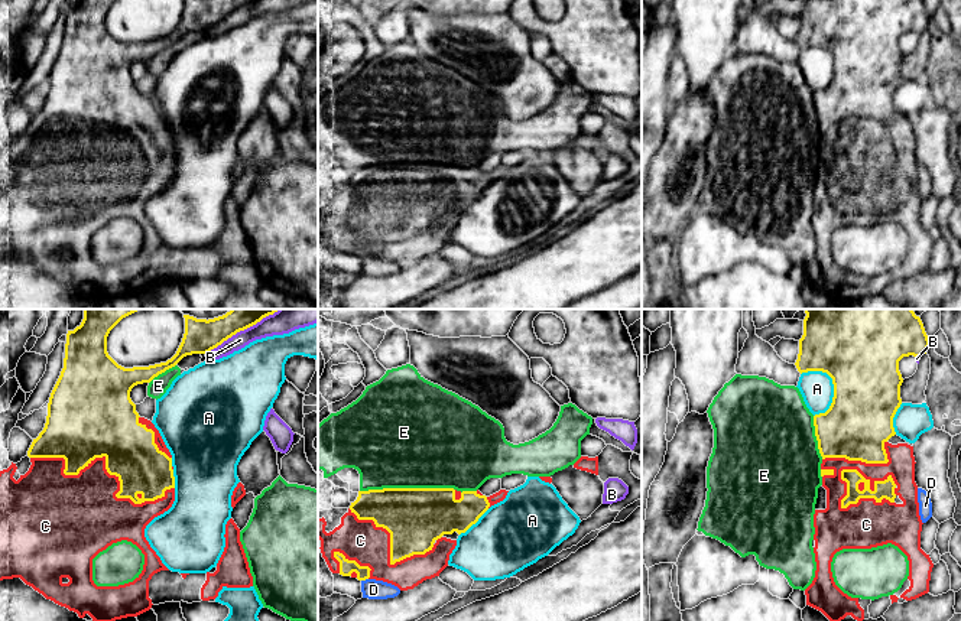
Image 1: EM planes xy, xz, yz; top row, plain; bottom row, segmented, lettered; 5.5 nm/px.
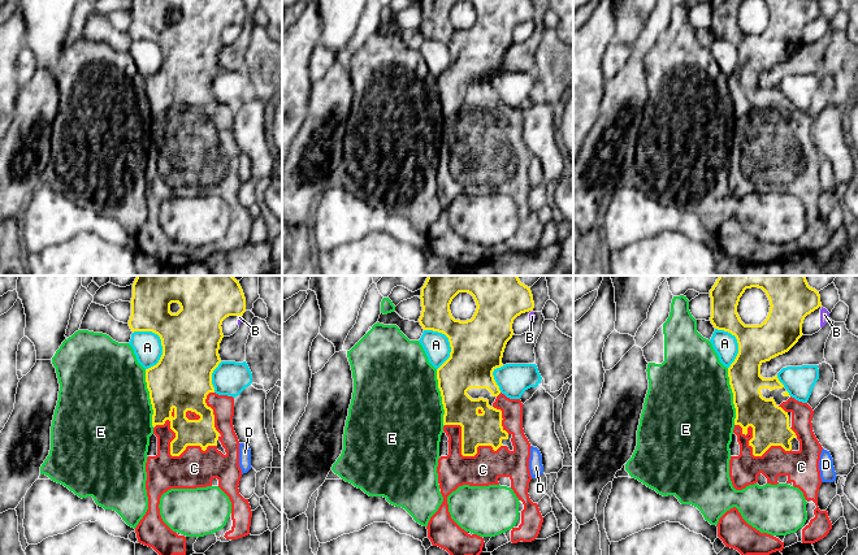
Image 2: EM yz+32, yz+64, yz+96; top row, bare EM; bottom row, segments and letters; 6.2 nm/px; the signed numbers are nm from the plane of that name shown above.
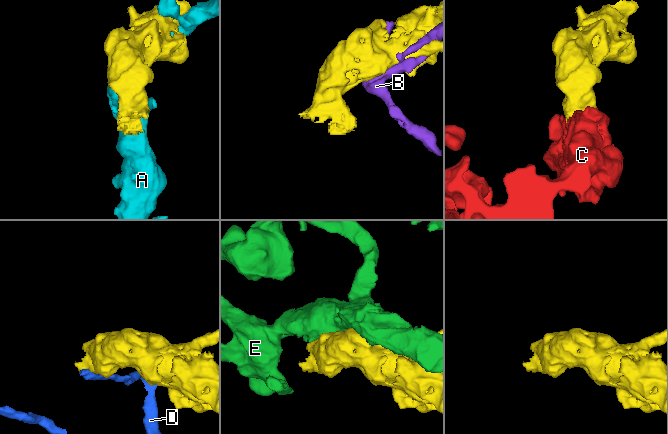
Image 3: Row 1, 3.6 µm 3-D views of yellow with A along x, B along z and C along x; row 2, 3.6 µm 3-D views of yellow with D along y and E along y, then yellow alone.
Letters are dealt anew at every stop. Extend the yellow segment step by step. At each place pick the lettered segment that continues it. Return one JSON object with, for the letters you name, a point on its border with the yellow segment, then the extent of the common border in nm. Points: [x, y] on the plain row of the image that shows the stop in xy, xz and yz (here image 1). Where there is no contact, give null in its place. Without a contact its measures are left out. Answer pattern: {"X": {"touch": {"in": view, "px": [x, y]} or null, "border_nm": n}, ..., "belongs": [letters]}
{"C": {"touch": {"in": "xy", "px": [106, 142]}, "border_nm": 800}, "belongs": ["C"]}

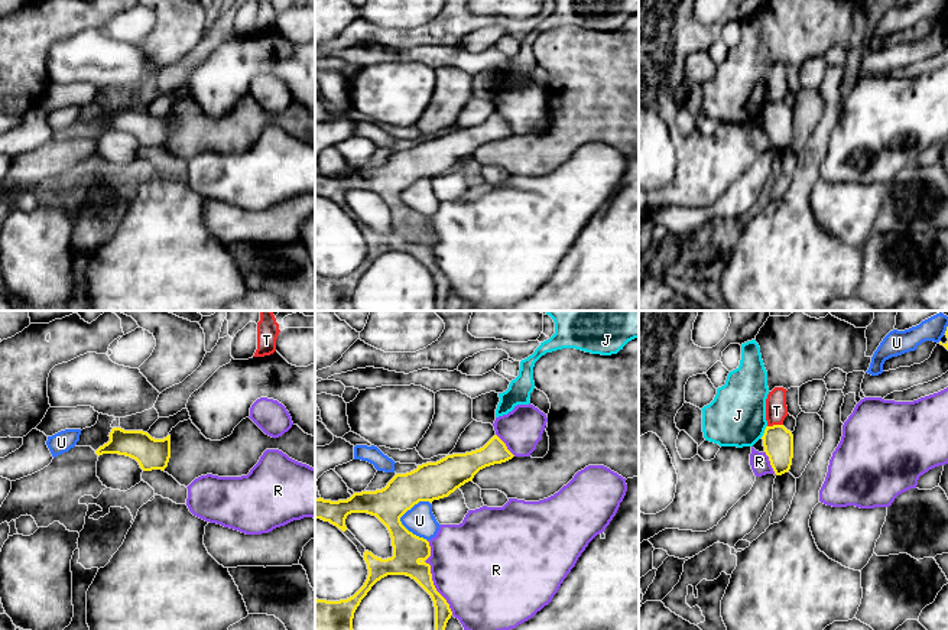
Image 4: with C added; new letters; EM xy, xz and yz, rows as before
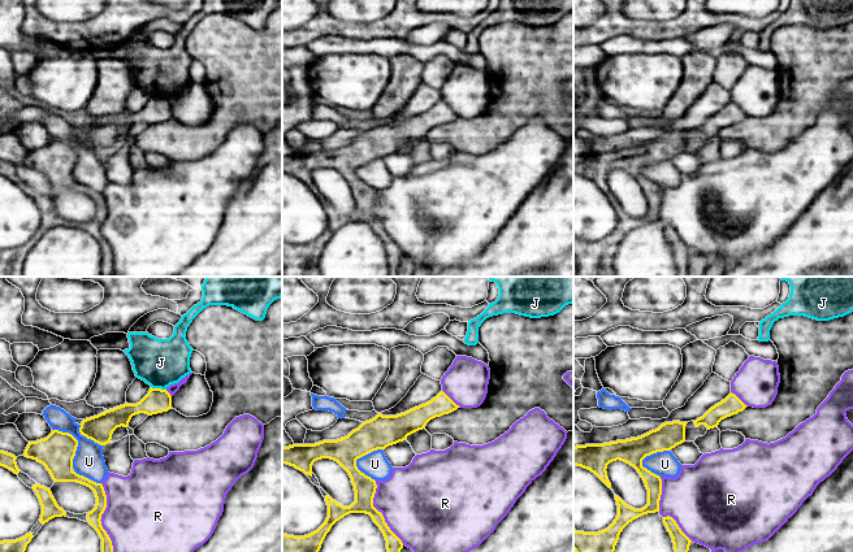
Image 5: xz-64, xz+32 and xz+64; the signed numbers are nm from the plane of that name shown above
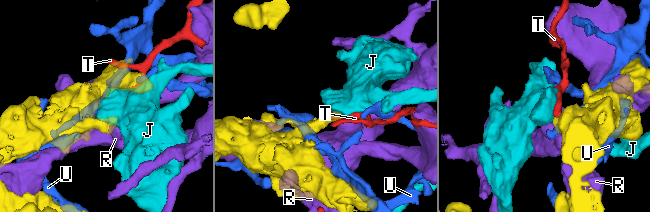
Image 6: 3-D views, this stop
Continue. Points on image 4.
{"belongs": []}

